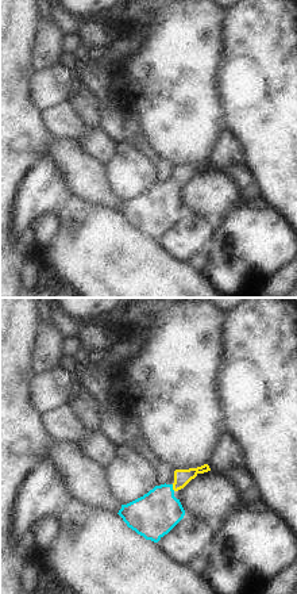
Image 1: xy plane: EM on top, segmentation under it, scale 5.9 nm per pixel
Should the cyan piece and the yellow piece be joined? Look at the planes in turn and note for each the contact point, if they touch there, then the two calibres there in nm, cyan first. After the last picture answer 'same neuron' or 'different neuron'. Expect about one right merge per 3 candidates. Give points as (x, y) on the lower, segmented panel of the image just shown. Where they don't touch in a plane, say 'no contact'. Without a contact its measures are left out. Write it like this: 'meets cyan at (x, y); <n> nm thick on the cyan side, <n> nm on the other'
meets cyan at (172, 487); 260 nm thick on the cyan side, 100 nm on the other

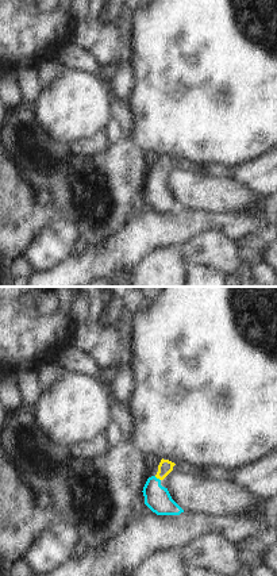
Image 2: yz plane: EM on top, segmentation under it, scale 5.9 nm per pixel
meets cyan at (156, 477); 160 nm thick on the cyan side, 90 nm on the other

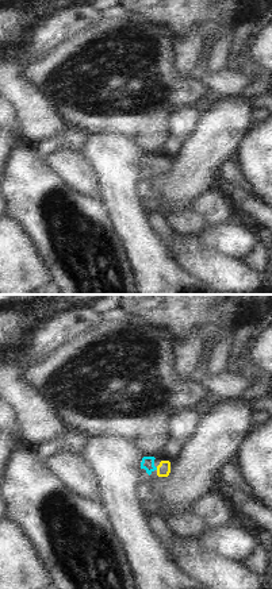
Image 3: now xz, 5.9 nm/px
no contact

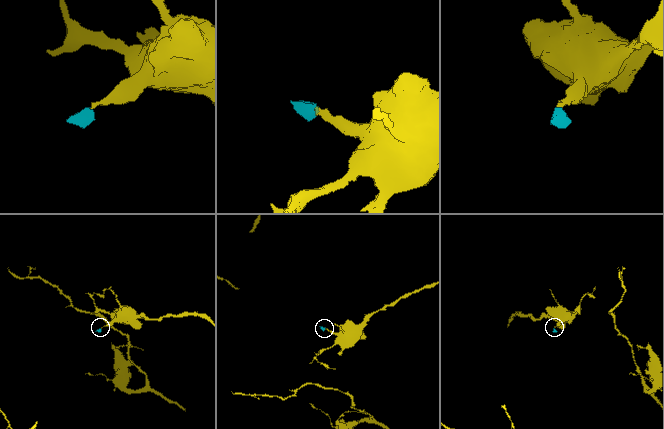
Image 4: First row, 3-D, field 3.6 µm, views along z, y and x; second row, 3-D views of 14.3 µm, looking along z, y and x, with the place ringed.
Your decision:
same neuron

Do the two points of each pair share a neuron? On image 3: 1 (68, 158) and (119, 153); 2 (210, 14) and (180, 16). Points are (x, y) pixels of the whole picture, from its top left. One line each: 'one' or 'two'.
1: two
2: one

